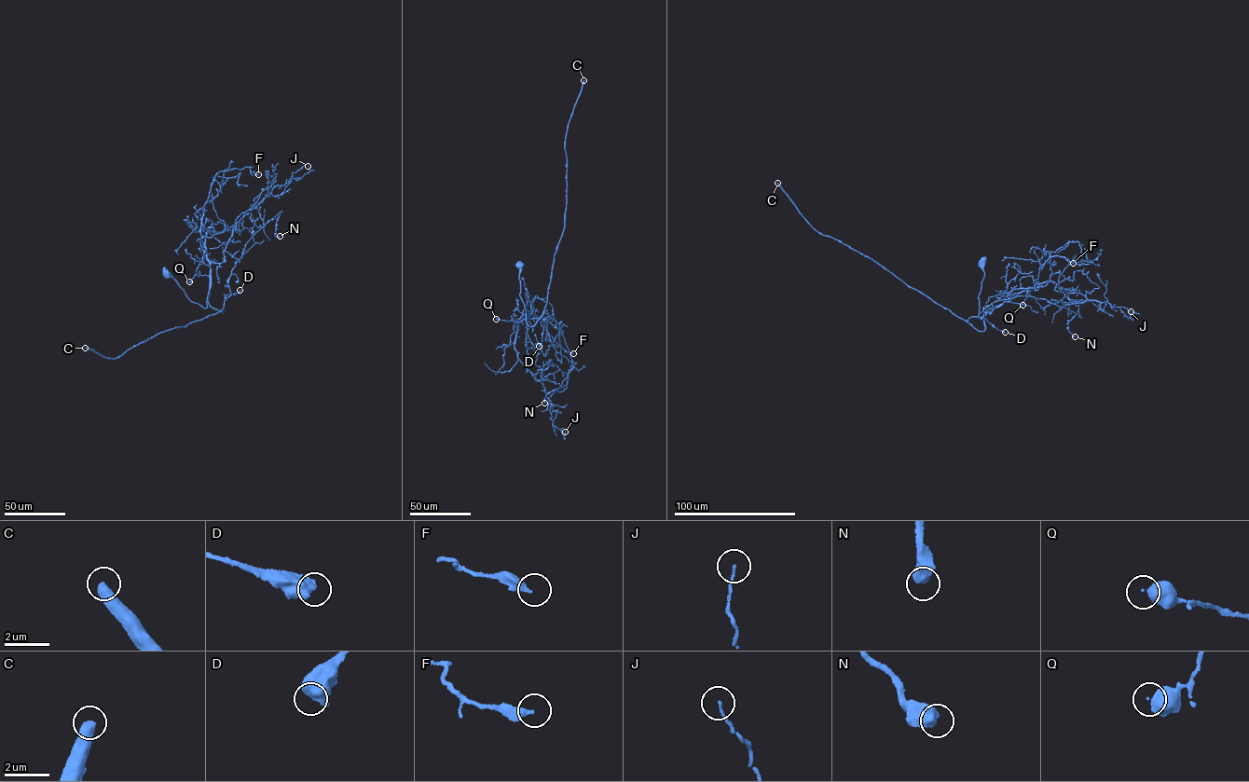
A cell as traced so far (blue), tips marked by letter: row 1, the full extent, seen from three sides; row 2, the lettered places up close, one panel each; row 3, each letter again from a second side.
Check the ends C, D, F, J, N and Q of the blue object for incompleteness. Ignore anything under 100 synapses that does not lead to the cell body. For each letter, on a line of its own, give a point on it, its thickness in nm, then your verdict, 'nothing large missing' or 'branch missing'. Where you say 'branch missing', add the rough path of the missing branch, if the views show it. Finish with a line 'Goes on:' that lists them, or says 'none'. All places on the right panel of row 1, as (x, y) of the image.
C: (777, 183) | 460 nm | branch missing
D: (1005, 332) | 700 nm | nothing large missing
F: (1073, 263) | 320 nm | nothing large missing
J: (1131, 311) | 90 nm | nothing large missing
N: (1075, 336) | 600 nm | nothing large missing
Q: (1022, 305) | 550 nm | nothing large missing
Goes on: C

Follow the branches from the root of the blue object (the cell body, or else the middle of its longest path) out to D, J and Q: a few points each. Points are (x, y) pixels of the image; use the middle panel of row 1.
D: (519, 265), (519, 293), (528, 312), (525, 315), (528, 325), (548, 313), (539, 346)
J: (519, 265), (520, 296), (528, 317), (518, 324), (514, 349), (545, 389), (553, 426), (563, 435), (565, 432)
Q: (519, 265), (520, 296), (528, 317), (514, 323), (512, 320), (496, 319)

